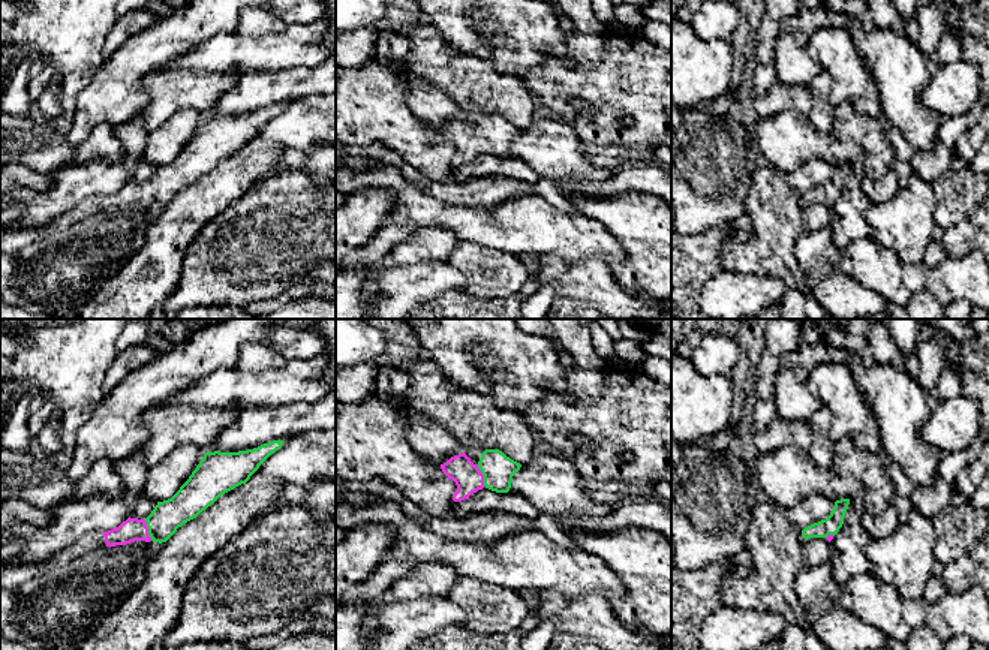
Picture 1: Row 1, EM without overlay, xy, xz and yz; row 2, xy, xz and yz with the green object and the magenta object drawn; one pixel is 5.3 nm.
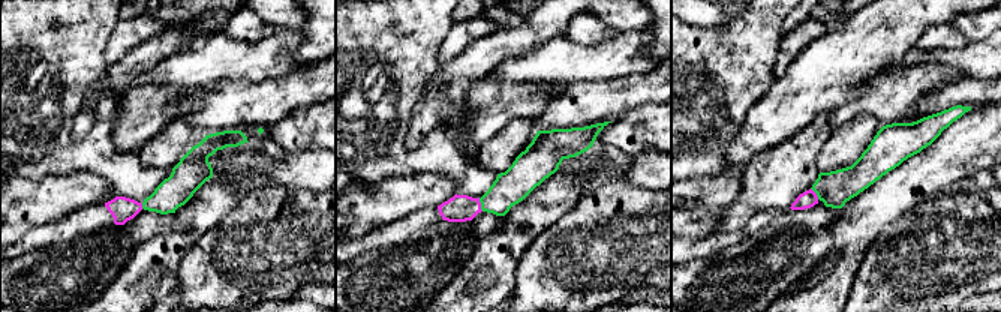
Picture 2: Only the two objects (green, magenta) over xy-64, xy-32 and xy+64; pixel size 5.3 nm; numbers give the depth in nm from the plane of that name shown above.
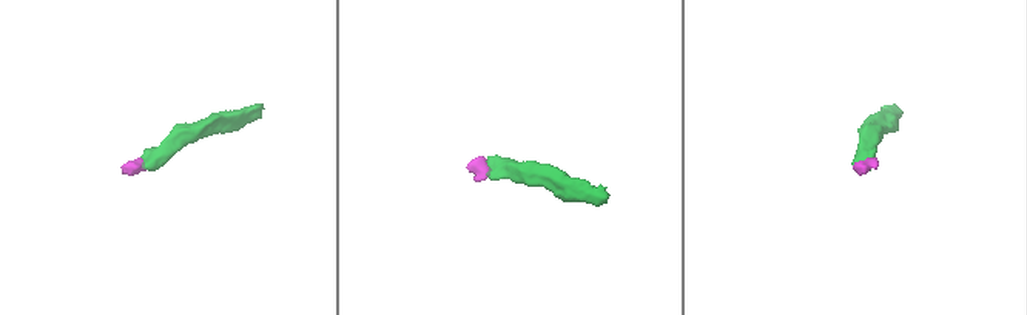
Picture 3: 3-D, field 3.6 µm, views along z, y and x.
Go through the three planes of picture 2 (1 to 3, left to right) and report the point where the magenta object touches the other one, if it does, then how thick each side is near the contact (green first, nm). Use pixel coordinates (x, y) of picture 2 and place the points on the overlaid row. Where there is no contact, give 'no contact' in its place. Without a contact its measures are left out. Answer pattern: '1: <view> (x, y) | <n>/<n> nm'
1: xy-64 (143, 206) | 170/130 nm
2: xy-32 (481, 204) | 180/140 nm
3: xy+64 (815, 192) | 190/90 nm

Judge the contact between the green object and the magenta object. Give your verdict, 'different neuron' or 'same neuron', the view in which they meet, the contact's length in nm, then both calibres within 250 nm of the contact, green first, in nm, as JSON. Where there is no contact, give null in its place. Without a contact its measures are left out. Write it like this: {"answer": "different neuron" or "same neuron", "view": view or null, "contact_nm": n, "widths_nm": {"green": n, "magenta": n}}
{"answer": "same neuron", "view": "xy", "contact_nm": 120, "widths_nm": {"green": 170, "magenta": 120}}

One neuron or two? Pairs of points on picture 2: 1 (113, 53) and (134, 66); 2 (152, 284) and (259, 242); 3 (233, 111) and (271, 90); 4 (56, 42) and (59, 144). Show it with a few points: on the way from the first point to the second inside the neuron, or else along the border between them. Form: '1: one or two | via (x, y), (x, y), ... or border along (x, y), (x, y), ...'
1: two | border along (150, 38), (110, 65)
2: two | border along (195, 242), (179, 266), (179, 285)
3: one | via (242, 104), (262, 99)
4: one | via (69, 68), (69, 108), (65, 119)

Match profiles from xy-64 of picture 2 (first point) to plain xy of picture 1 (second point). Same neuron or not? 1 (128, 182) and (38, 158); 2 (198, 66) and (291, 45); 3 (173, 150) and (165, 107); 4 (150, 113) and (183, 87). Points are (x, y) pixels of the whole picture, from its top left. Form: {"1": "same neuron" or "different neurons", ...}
{"1": "same neuron", "2": "same neuron", "3": "different neurons", "4": "same neuron"}

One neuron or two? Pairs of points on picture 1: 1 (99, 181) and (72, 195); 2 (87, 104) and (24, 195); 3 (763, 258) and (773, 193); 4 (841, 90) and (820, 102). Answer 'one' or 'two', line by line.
1: one
2: two
3: one
4: two

